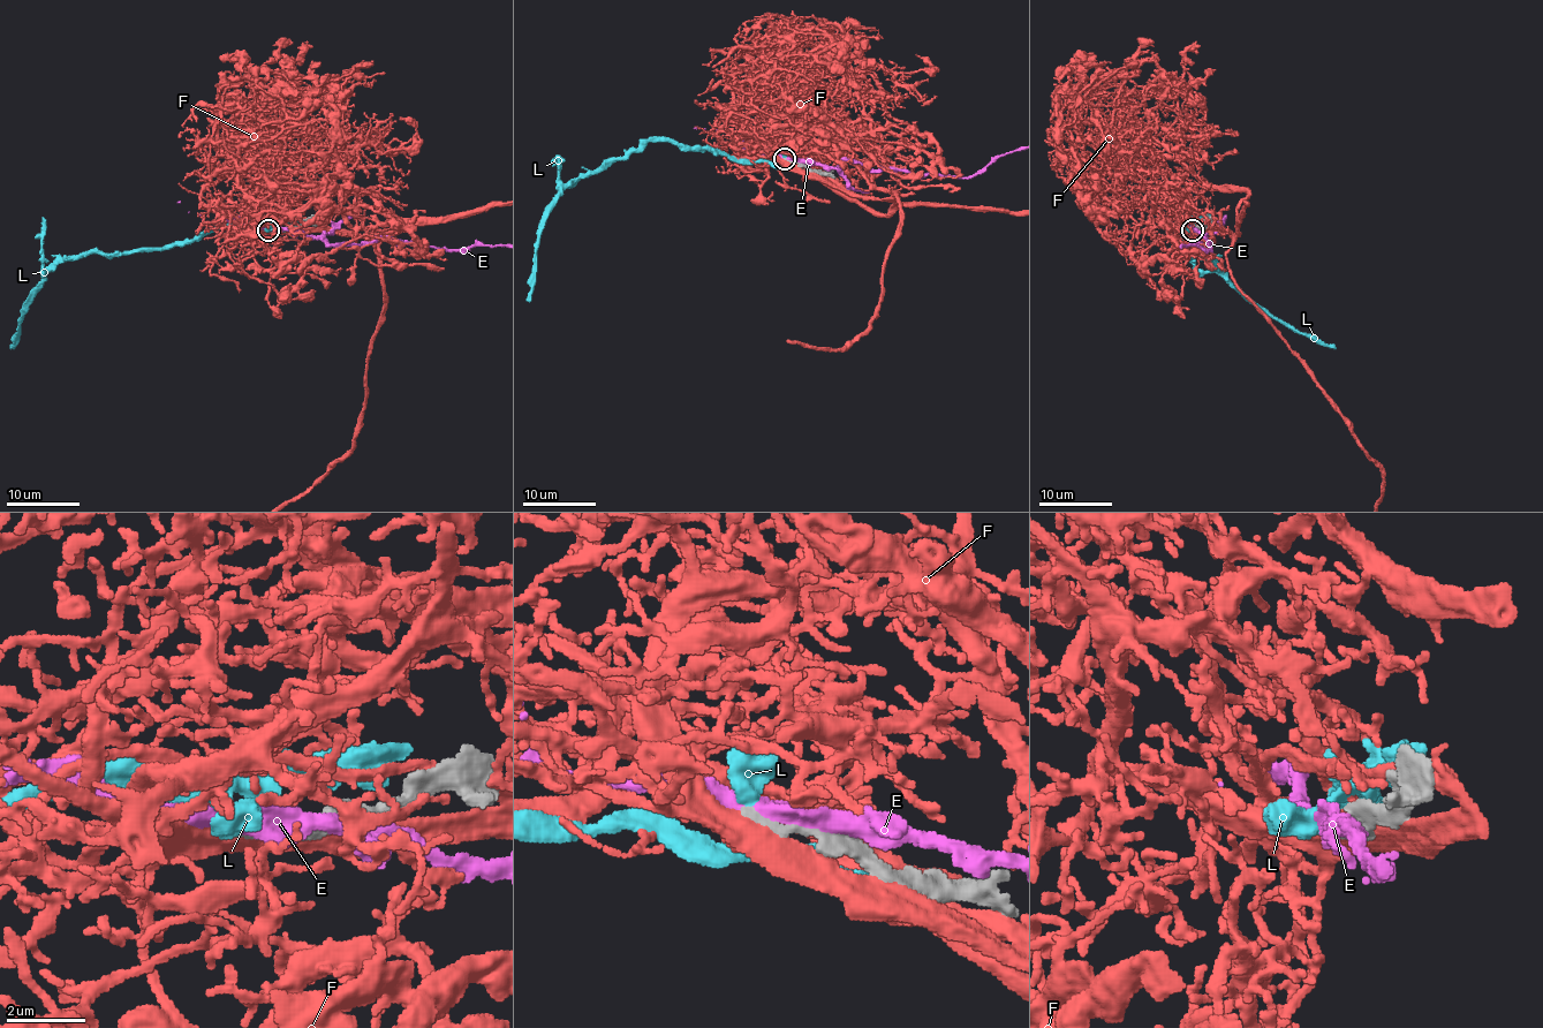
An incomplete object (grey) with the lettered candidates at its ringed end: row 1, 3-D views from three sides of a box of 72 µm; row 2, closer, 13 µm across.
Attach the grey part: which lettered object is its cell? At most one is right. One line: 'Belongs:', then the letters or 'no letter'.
Belongs: no letter

